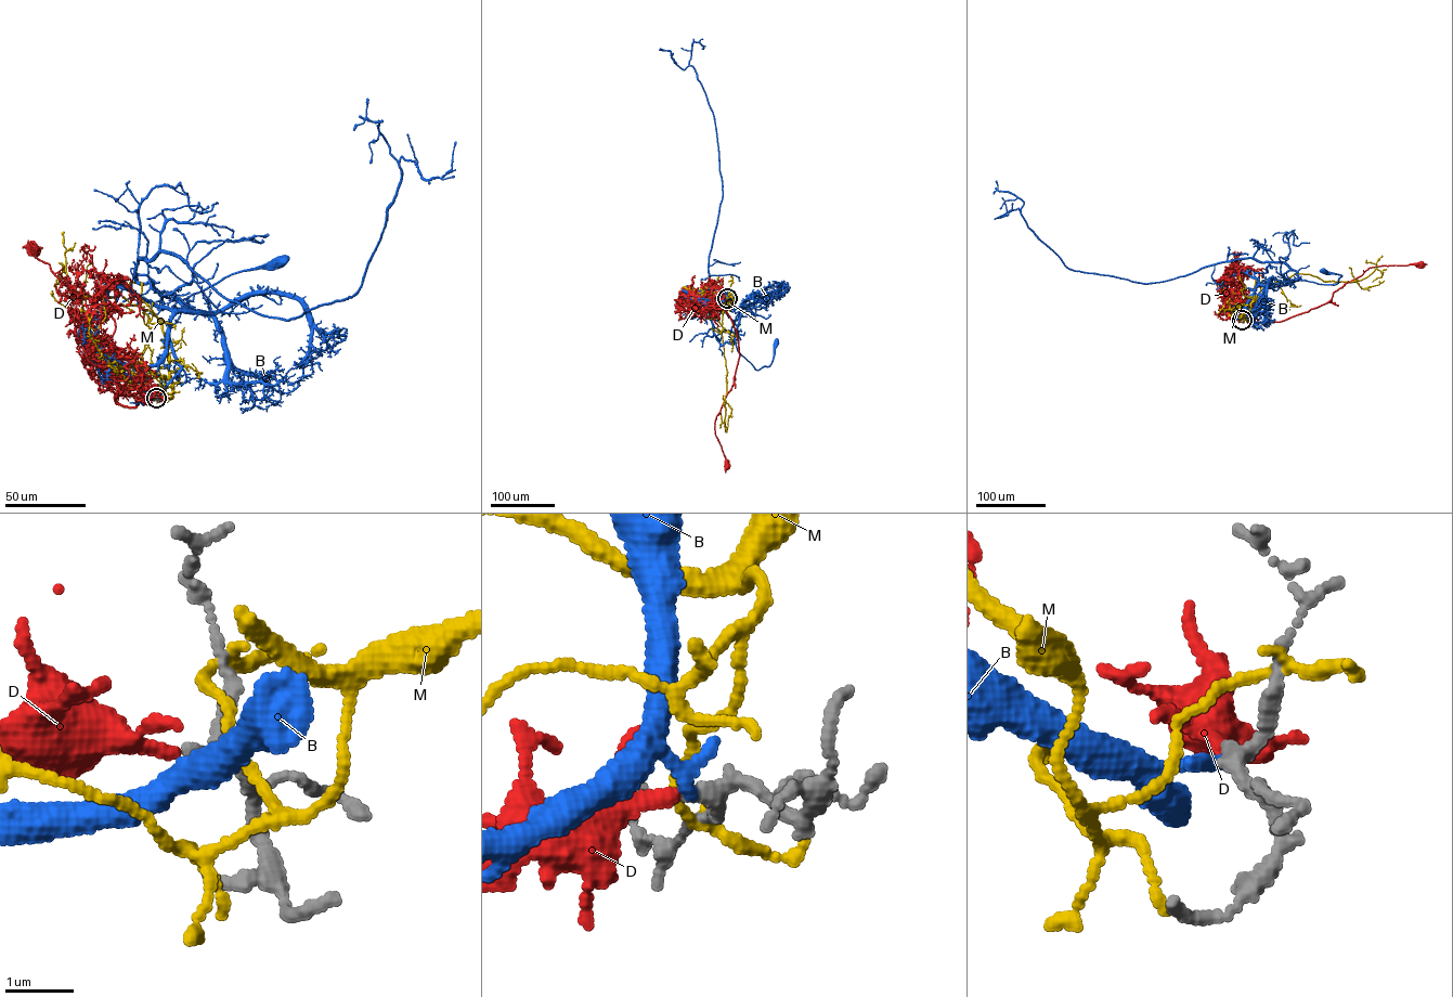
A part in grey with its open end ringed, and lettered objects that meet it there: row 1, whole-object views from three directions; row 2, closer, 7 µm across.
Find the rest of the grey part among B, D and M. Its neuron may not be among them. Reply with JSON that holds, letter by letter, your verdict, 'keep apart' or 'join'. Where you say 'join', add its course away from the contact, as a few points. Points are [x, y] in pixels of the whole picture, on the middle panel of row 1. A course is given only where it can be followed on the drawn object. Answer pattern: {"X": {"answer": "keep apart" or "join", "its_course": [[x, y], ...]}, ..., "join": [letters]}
{"B": {"answer": "keep apart"}, "D": {"answer": "join", "its_course": [[726, 298], [714, 286], [714, 308], [724, 309], [729, 316], [739, 353], [731, 389], [715, 421], [727, 465]]}, "M": {"answer": "keep apart"}, "join": ["D"]}

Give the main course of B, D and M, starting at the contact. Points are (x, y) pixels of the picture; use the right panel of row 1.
B: (1242, 320), (1239, 312), (1254, 289), (1259, 285), (1266, 286), (1256, 307)
D: (1242, 320), (1226, 314), (1244, 318), (1249, 323), (1280, 322), (1330, 302), (1334, 292), (1370, 268), (1421, 264)
M: (1243, 319), (1242, 313), (1261, 289), (1295, 274), (1351, 282), (1376, 269), (1382, 277), (1372, 282)

